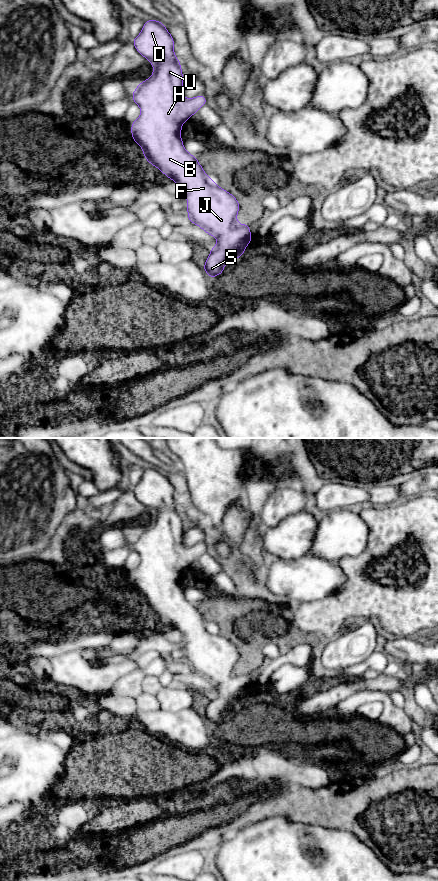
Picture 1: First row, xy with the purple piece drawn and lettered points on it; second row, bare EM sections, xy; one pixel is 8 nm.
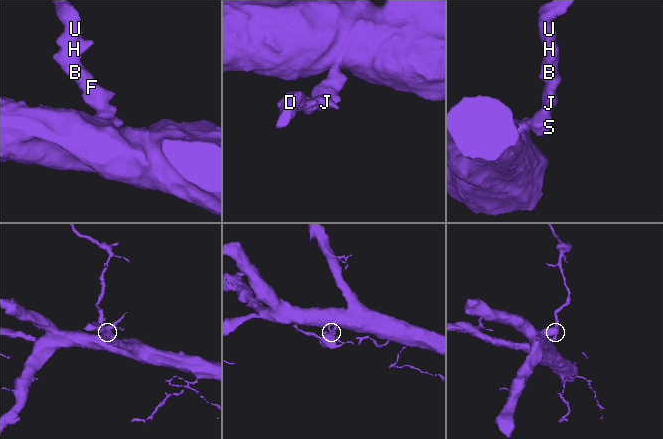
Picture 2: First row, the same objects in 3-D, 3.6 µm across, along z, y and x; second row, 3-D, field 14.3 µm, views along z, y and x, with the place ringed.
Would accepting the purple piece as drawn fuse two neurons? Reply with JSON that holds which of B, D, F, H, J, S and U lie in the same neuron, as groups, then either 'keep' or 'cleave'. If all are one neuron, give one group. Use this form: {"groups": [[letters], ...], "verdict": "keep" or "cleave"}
{"groups": [["B", "D", "F", "H", "J", "S", "U"]], "verdict": "keep"}

